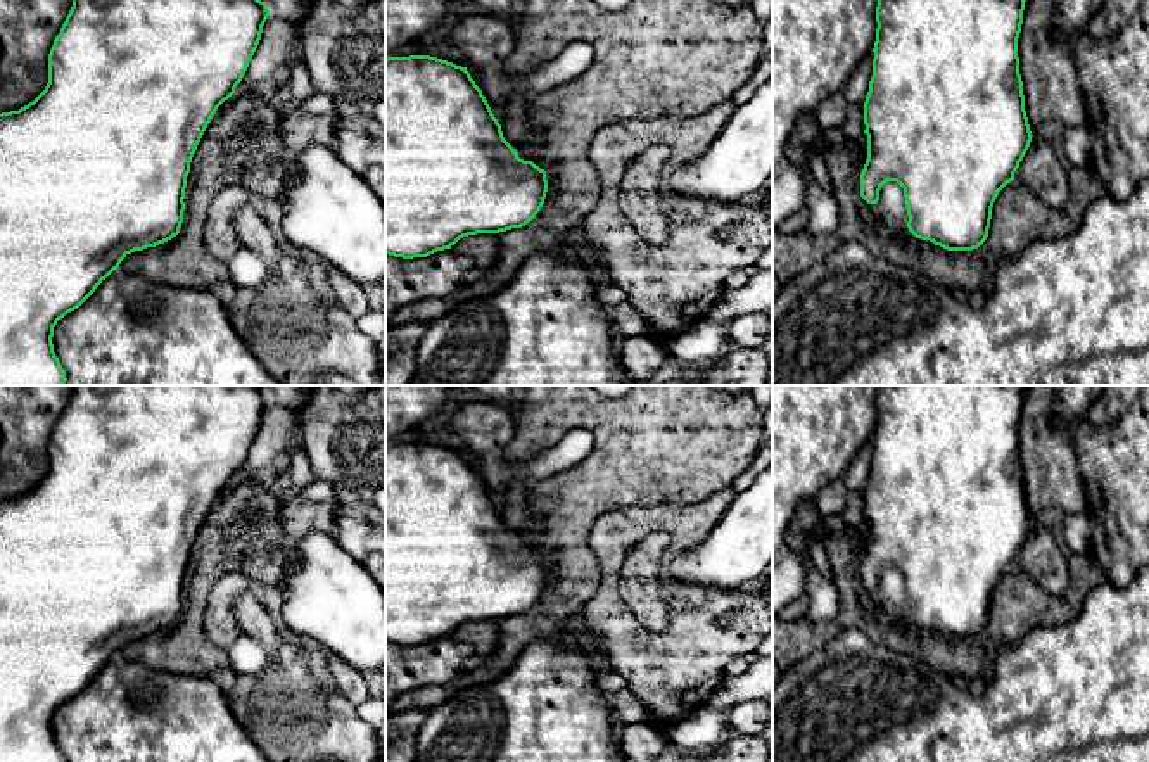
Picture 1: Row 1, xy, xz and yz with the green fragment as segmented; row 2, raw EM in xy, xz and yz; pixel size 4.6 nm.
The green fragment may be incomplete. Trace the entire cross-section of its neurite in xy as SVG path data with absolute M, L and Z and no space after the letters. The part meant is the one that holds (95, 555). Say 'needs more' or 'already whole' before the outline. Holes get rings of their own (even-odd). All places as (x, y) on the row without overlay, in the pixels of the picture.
already whole; M73 385L48 441L45 477L19 498L0 501L0 762L66 762L52 731L57 708L78 696L128 641L180 620L192 544L218 494L242 468L268 403L259 385Z

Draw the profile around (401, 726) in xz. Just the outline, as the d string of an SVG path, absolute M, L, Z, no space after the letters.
M390 708L385 714L385 762L415 762L416 733L427 710Z

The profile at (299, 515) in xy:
M287 491L282 501L283 534L287 543L297 543L309 532L325 532L337 537L339 501L311 501L295 491Z

